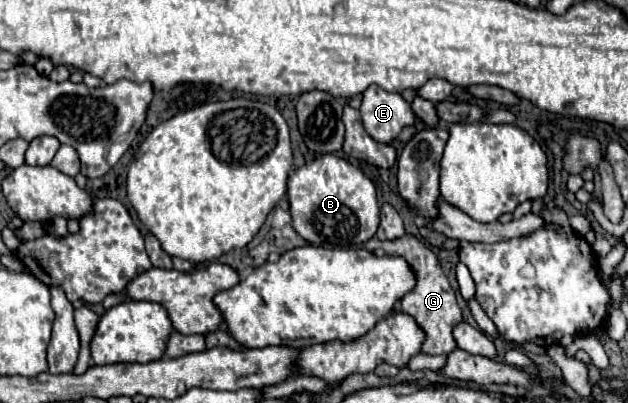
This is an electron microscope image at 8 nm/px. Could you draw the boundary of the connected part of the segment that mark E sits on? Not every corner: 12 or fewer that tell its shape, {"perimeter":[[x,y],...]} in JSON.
{"perimeter":[[379,85],[365,89],[361,119],[377,143],[415,123],[411,105]]}

